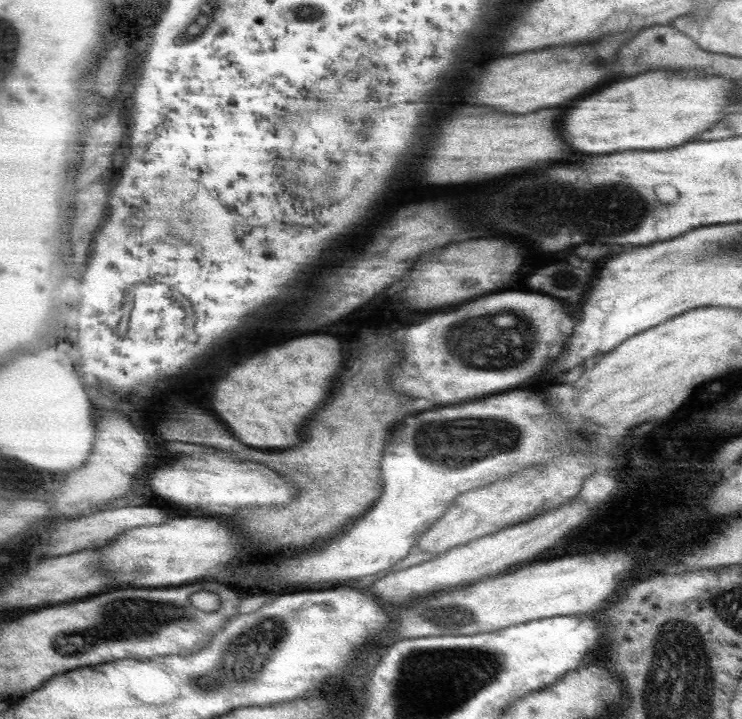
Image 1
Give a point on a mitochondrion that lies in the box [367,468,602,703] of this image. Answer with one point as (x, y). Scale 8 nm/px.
(445, 617)

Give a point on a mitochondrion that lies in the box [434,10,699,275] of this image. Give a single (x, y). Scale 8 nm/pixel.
(635, 206)

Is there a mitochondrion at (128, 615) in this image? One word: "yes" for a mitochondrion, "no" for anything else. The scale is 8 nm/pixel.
yes

